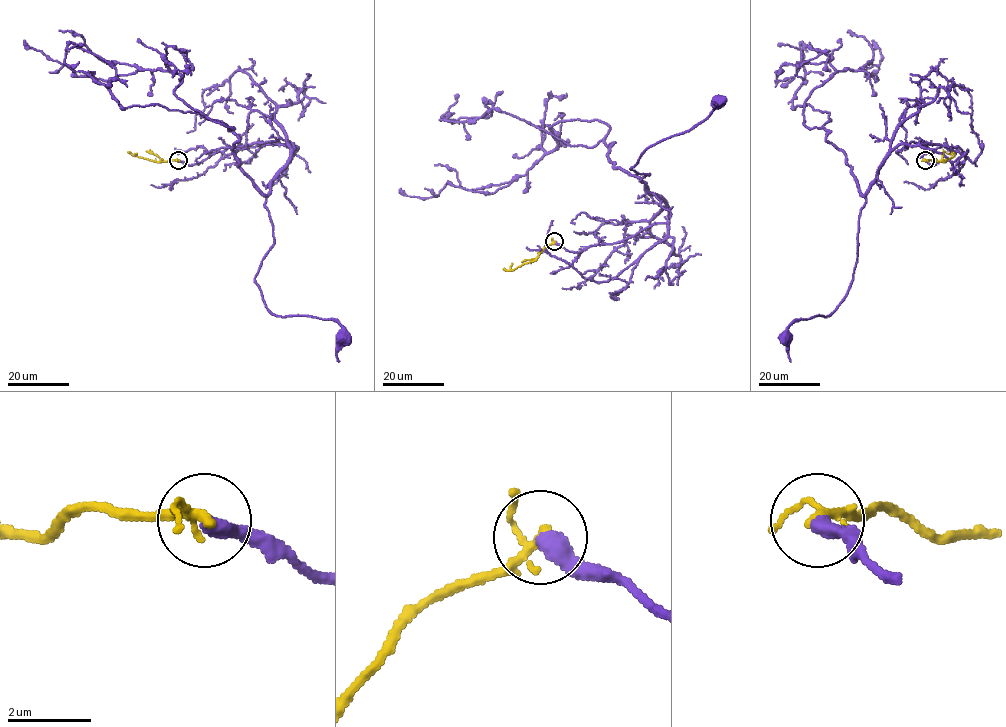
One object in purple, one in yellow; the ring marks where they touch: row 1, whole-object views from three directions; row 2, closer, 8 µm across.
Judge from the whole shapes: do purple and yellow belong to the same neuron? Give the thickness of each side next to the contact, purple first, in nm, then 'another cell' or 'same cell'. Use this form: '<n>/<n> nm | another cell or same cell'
440/150 nm | another cell

